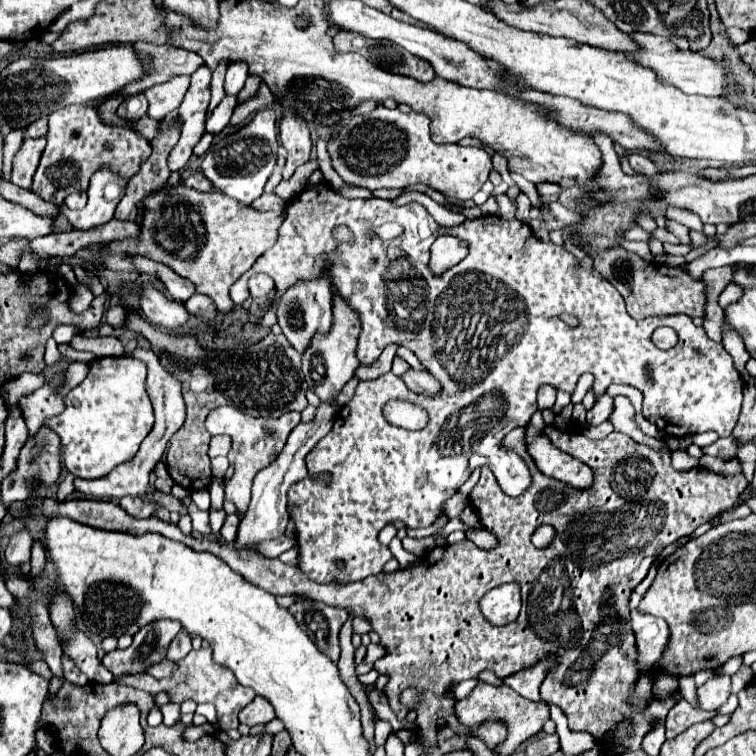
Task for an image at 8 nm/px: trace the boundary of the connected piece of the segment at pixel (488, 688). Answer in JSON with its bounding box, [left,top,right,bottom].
[455,681,549,755]

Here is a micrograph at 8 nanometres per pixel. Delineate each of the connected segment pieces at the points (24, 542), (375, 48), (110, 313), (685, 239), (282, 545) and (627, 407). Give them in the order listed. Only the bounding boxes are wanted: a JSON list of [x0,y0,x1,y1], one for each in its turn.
[[3,531,33,569],[333,33,435,81],[107,305,127,329],[667,221,691,247],[259,535,297,557],[609,395,669,449]]

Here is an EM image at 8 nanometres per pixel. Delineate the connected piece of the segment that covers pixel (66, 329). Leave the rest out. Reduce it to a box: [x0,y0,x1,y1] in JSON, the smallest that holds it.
[53,325,79,343]

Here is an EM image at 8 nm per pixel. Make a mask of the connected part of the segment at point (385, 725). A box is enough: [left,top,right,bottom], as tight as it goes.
[374,719,391,747]

